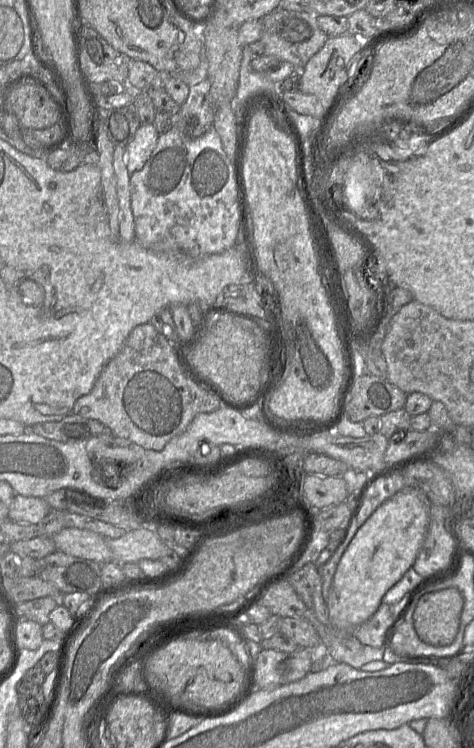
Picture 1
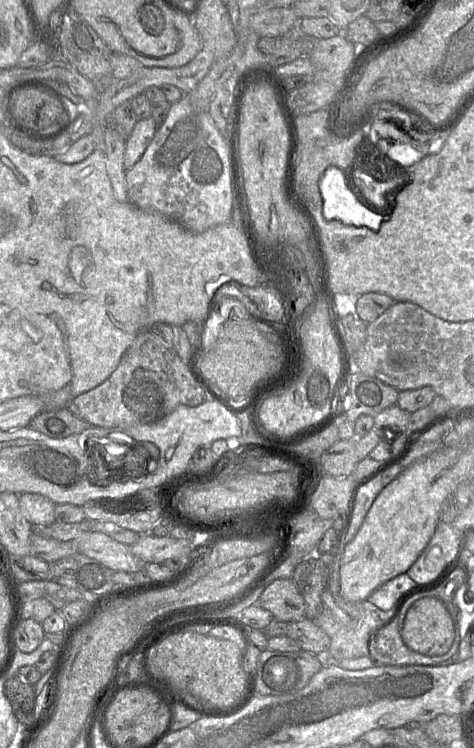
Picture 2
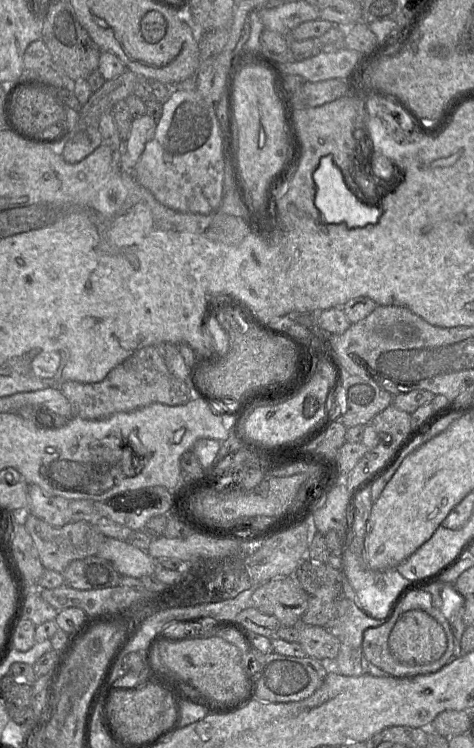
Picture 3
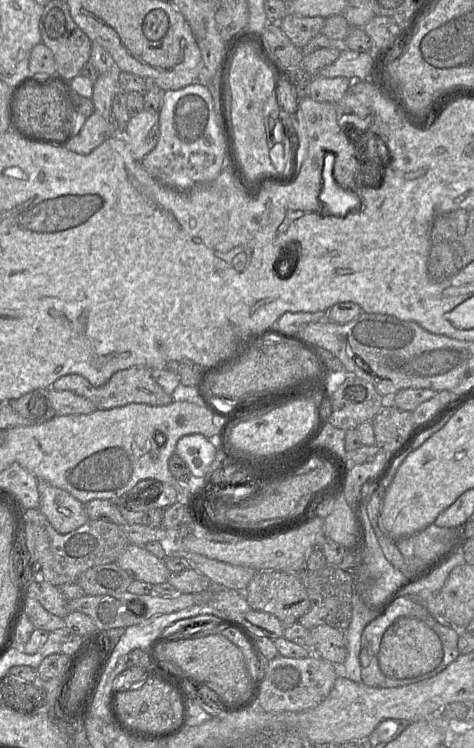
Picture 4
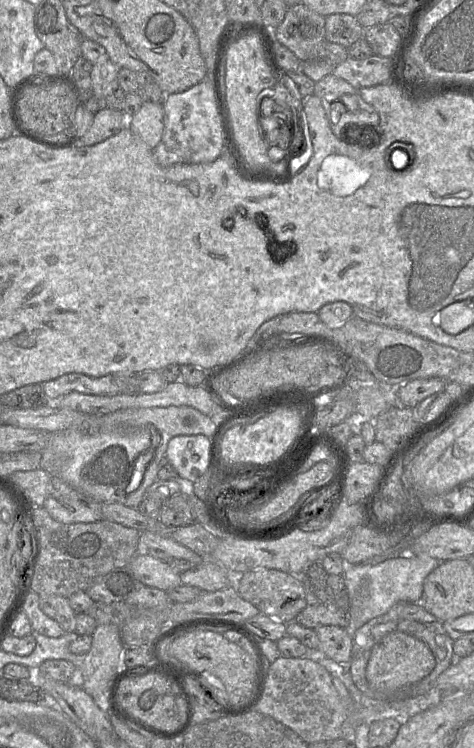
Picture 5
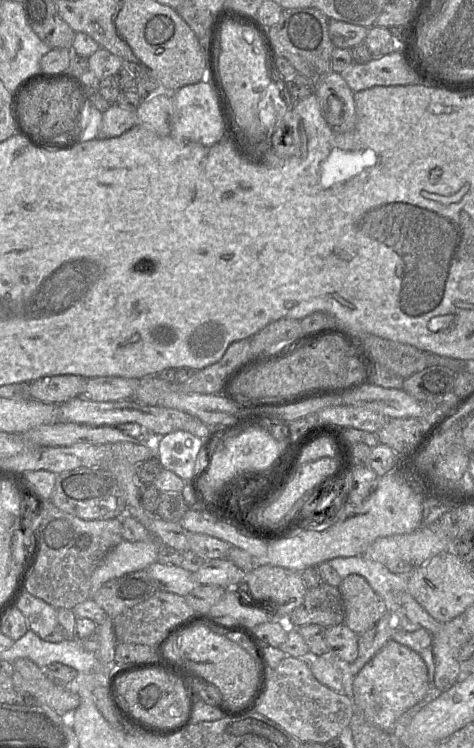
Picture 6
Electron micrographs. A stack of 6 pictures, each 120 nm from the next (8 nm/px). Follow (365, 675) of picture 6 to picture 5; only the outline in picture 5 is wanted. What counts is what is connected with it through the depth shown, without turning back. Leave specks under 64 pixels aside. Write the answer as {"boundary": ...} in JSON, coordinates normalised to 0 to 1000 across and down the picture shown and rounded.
{"boundary":[[[816,832],[791,836],[785,852],[791,862],[772,892],[772,908],[785,921],[795,924],[829,924],[859,916],[886,912],[916,894],[920,882],[907,866],[888,856],[850,845],[825,845],[838,840],[840,832]]]}

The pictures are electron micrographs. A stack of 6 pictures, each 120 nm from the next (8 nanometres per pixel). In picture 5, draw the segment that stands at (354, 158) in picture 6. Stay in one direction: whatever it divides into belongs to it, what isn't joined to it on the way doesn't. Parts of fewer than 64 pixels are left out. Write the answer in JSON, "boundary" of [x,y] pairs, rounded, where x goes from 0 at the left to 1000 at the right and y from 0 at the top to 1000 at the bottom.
{"boundary":[[[698,206],[684,211],[671,229],[671,249],[690,257],[713,262],[732,262],[772,246],[787,233],[783,223],[762,225],[745,213],[713,206]]]}

